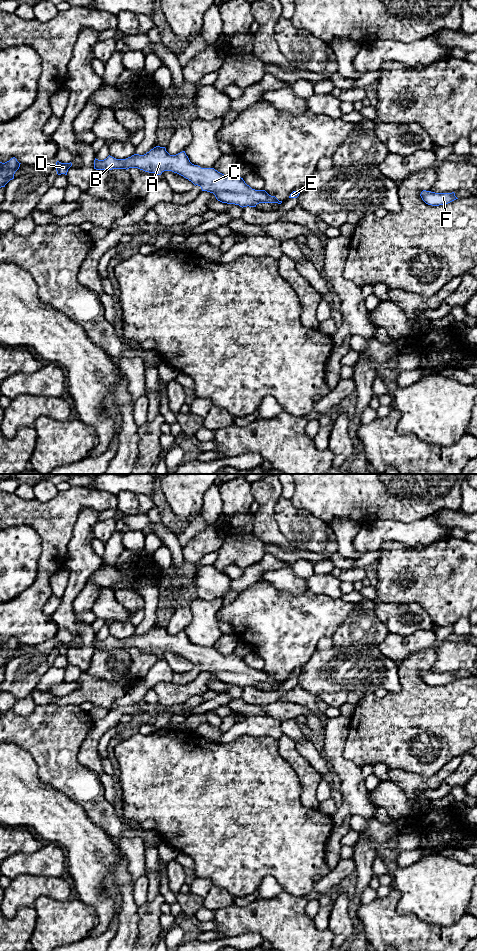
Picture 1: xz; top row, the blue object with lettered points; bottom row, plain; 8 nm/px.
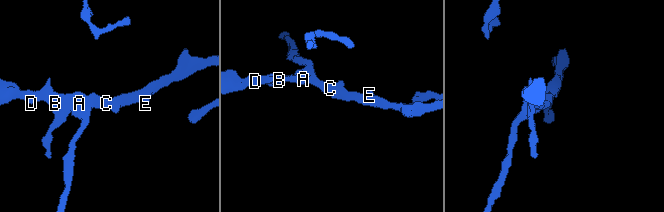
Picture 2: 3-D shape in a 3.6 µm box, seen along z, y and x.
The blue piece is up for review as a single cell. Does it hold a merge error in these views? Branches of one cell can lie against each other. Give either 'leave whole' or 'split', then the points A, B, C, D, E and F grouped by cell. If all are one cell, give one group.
leave whole | A B C D E F

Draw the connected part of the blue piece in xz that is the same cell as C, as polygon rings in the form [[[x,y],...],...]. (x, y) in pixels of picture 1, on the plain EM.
[[[156,626],[144,635],[134,634],[126,639],[116,639],[109,635],[104,640],[94,640],[96,650],[129,648],[138,648],[157,655],[164,651],[172,651],[188,659],[195,666],[200,666],[202,671],[213,673],[218,681],[239,685],[242,688],[256,687],[259,683],[282,683],[265,670],[252,669],[235,651],[224,655],[214,648],[201,648],[192,644],[185,631],[170,635],[165,627]]]

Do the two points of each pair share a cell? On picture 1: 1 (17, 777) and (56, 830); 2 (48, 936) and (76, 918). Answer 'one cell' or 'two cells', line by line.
1: one cell
2: one cell

